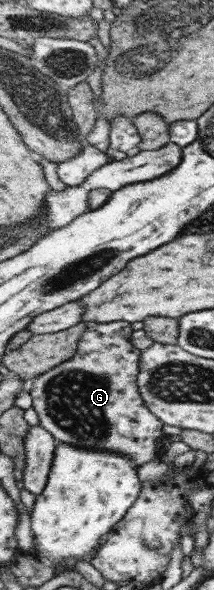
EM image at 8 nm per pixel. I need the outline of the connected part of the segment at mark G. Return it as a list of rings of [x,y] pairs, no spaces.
[[[127,321],[90,323],[77,344],[75,356],[36,377],[30,393],[34,398],[34,409],[41,419],[40,425],[59,442],[125,455],[137,468],[164,454],[163,449],[155,446],[155,439],[164,436],[161,433],[164,424],[142,405],[137,385],[140,350],[130,343],[131,333]]]

